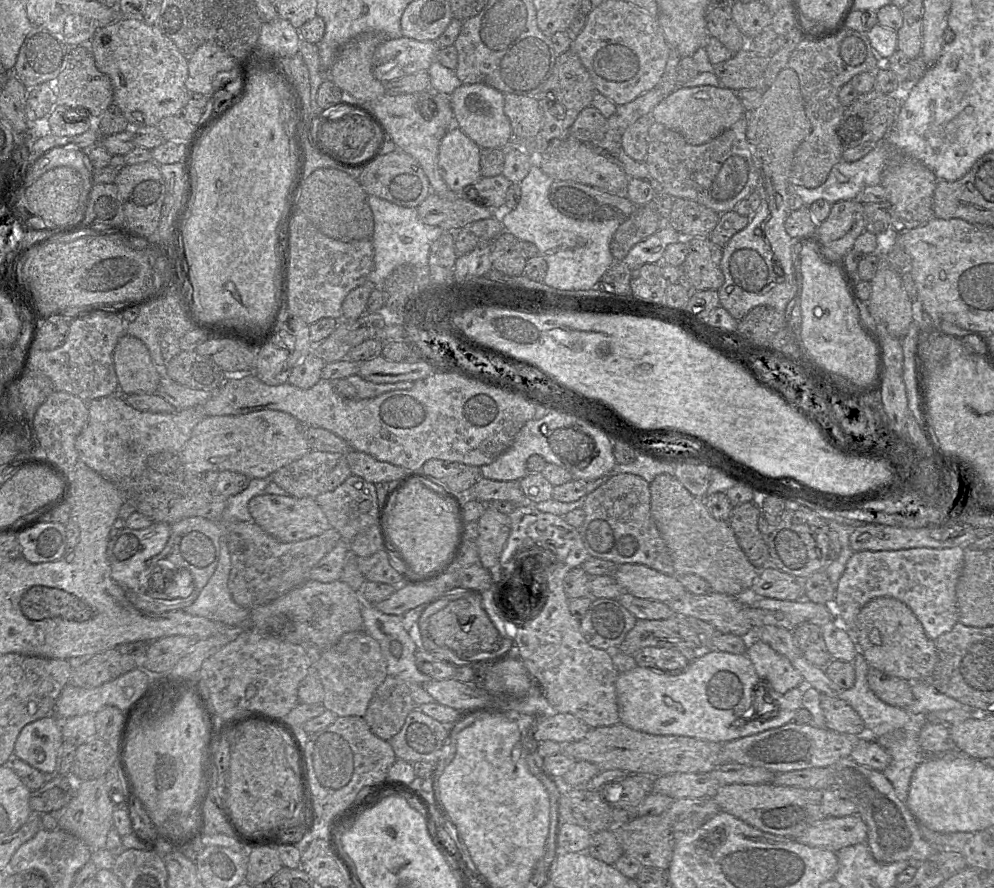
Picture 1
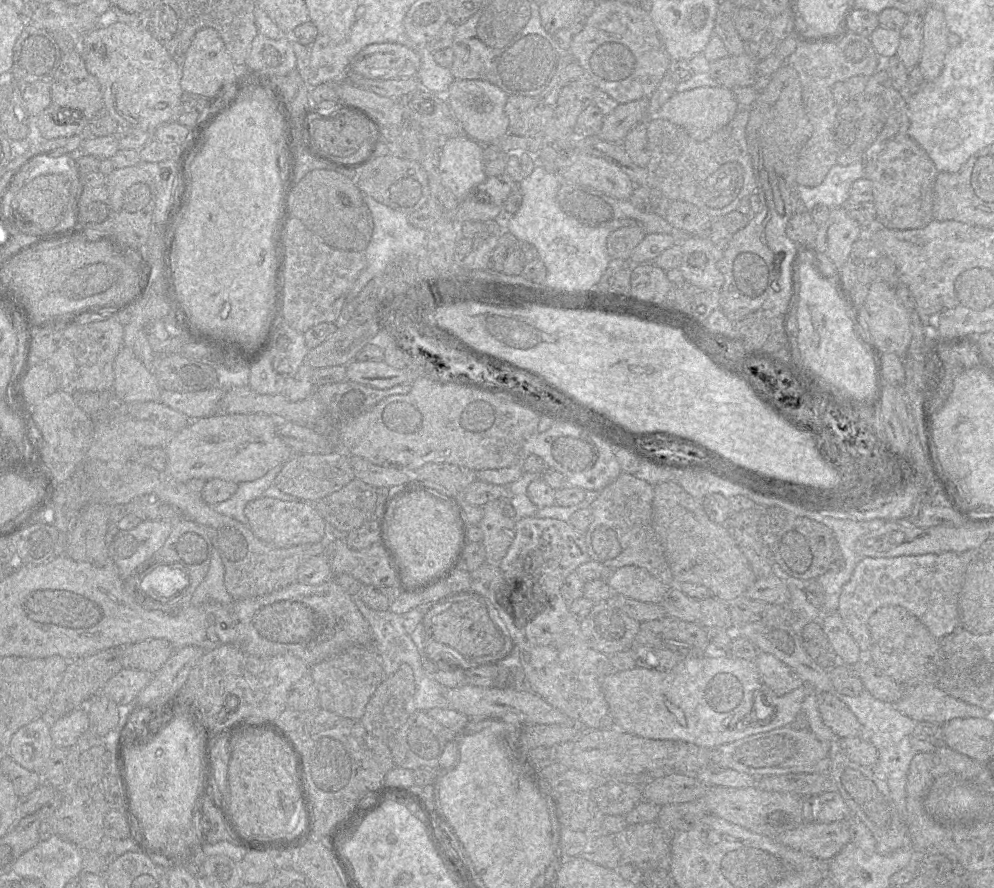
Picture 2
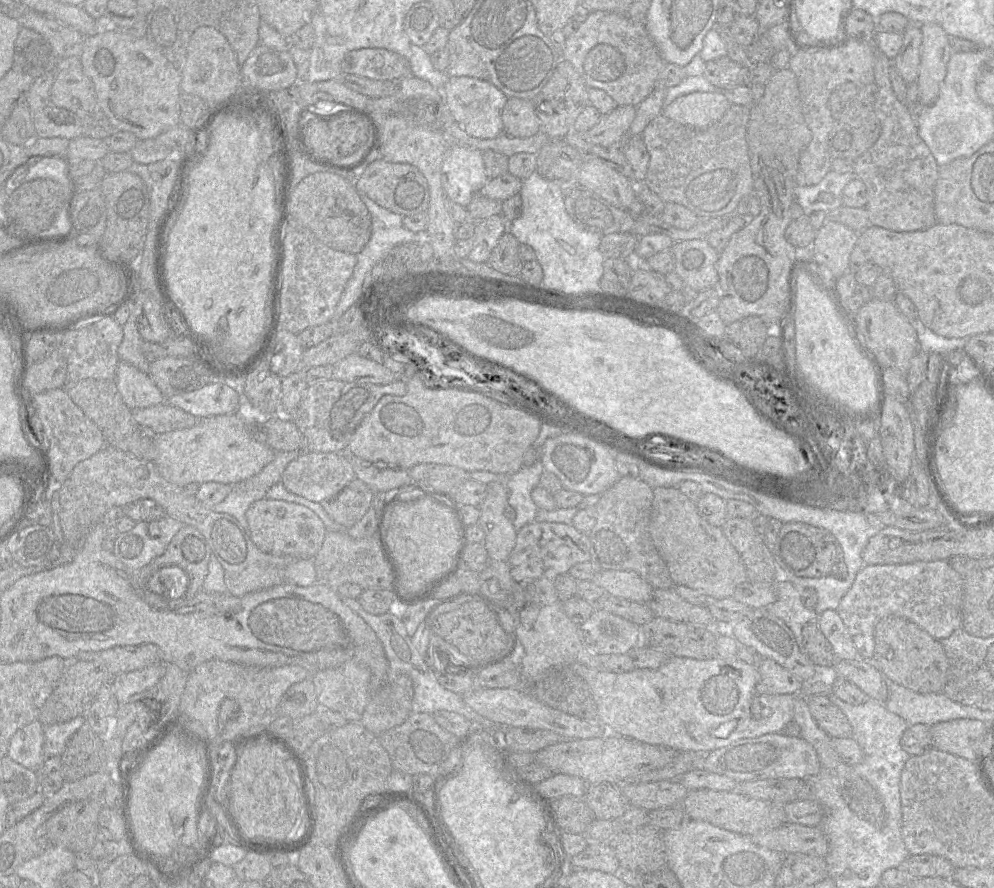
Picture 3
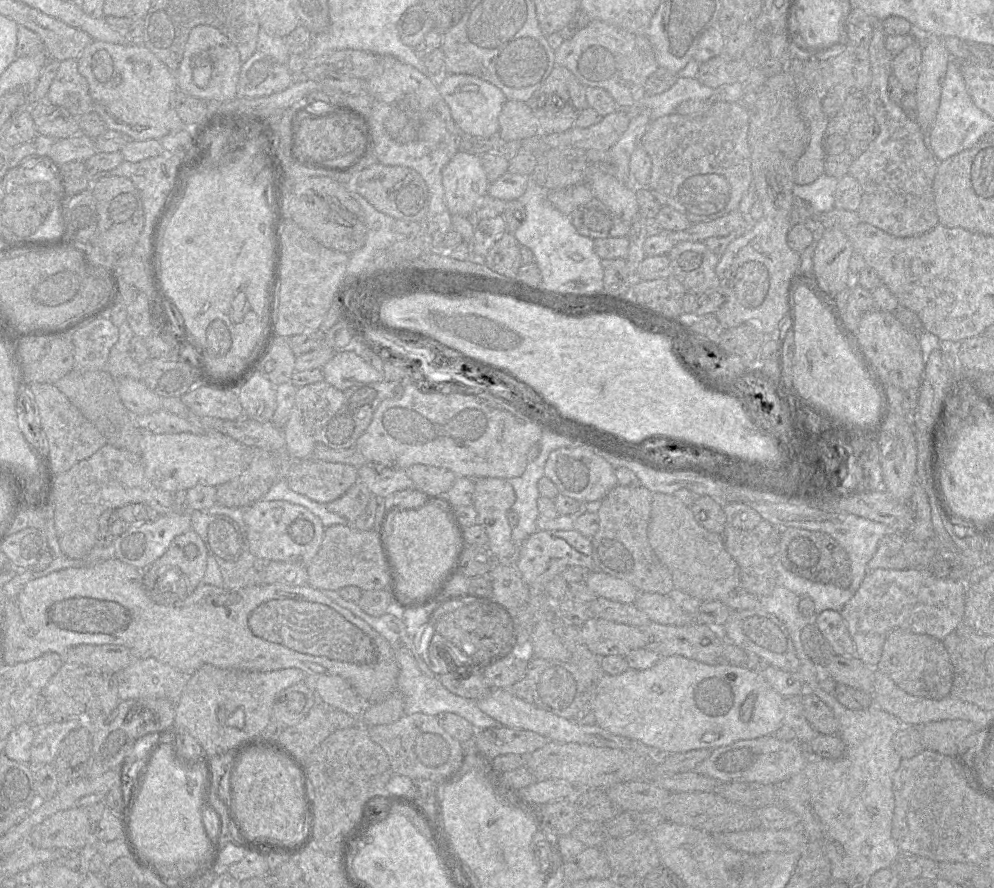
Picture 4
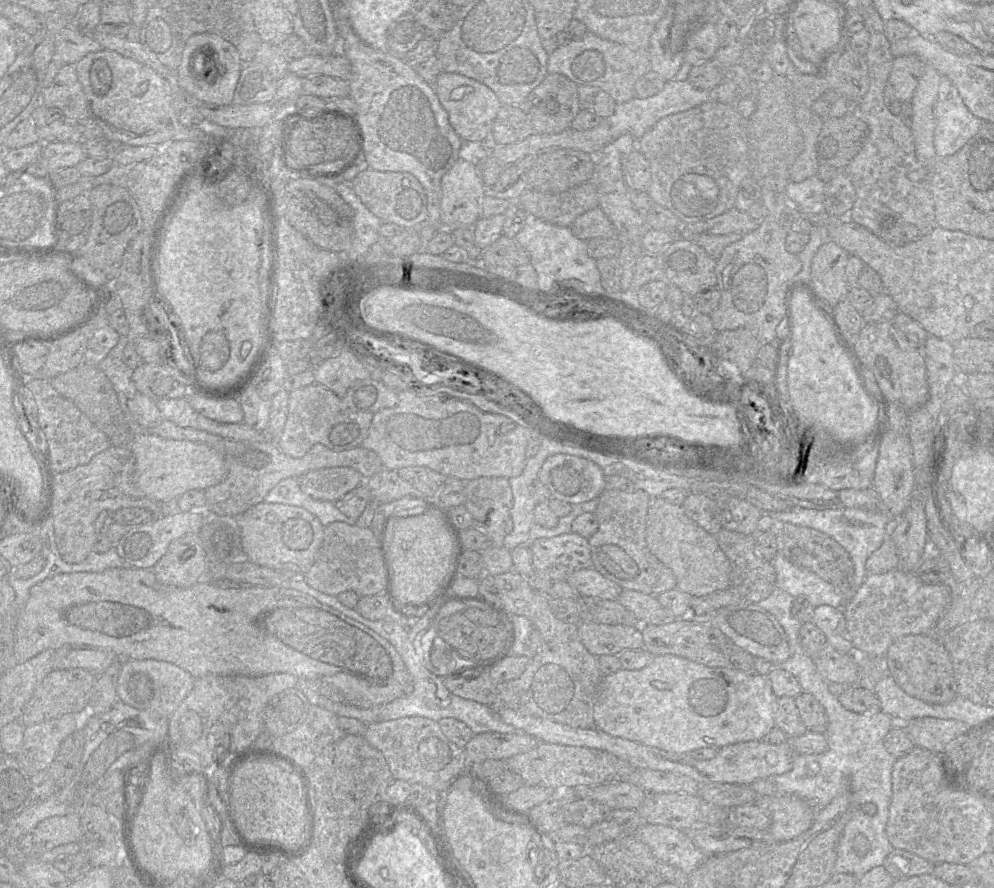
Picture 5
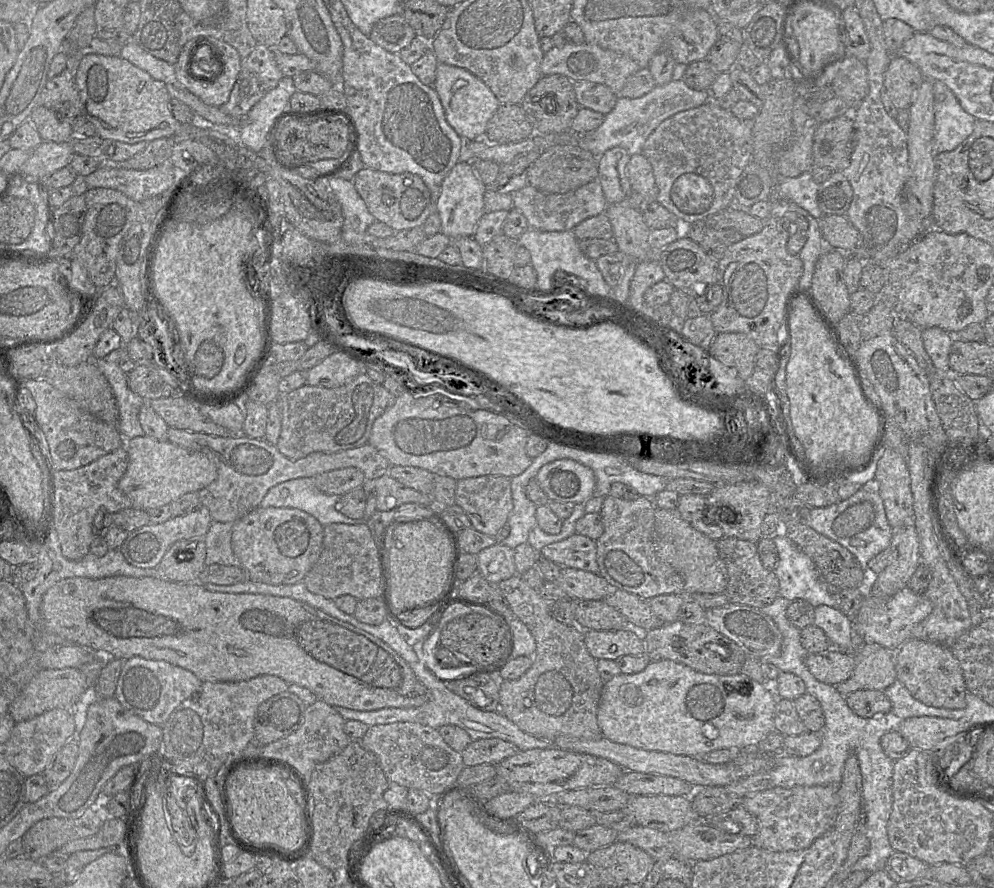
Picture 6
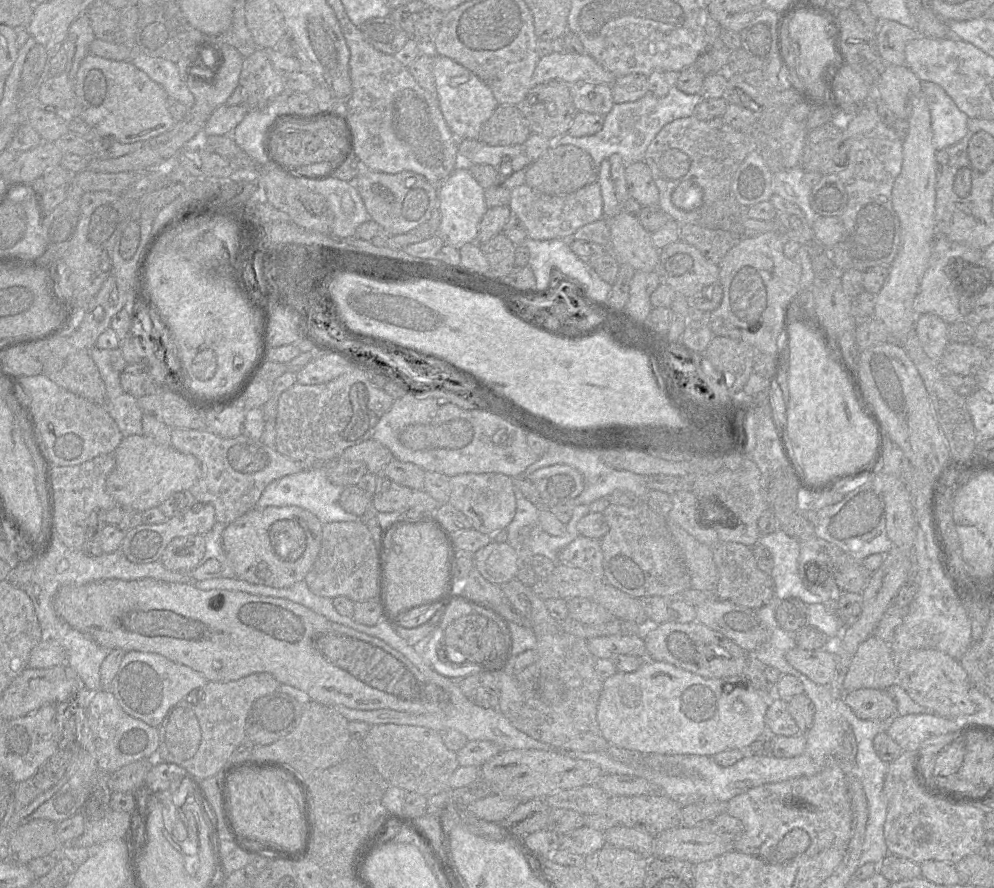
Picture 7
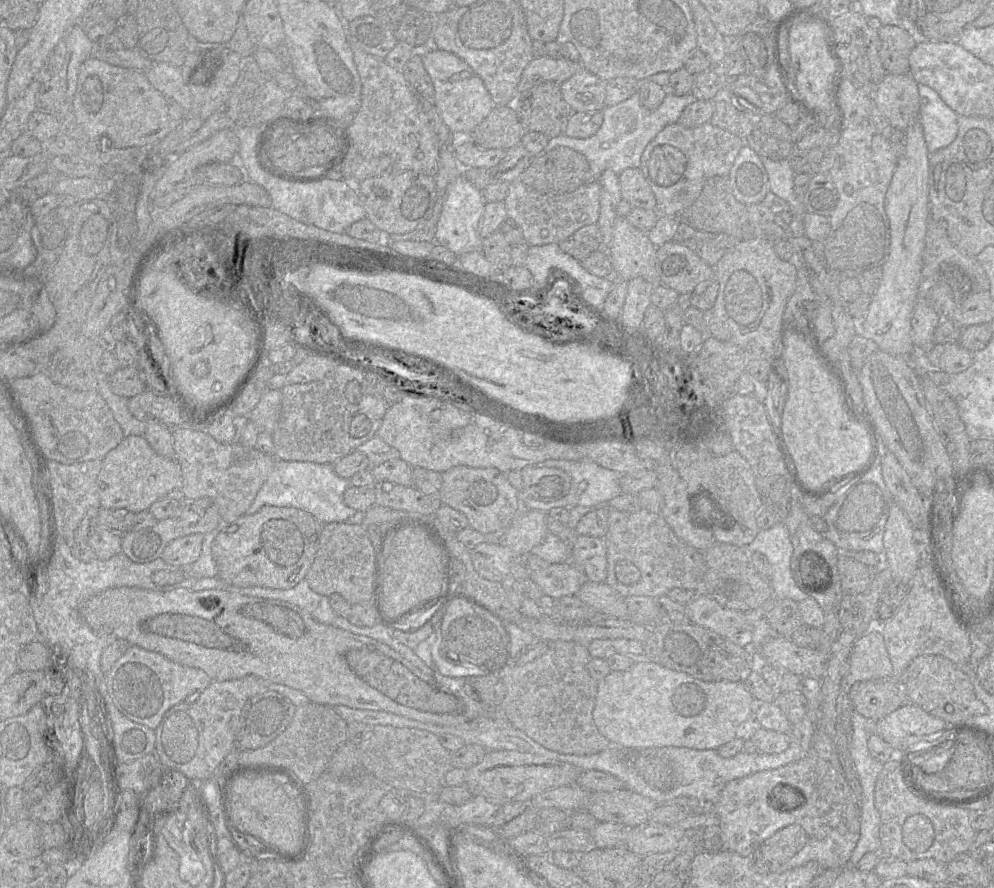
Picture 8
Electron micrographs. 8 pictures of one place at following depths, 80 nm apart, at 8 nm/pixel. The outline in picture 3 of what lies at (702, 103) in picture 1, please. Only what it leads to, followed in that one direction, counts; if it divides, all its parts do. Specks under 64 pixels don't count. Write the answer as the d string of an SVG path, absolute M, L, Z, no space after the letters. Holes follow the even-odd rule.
M723 91L693 92L676 98L662 114L681 124L704 130L721 119L731 103Z

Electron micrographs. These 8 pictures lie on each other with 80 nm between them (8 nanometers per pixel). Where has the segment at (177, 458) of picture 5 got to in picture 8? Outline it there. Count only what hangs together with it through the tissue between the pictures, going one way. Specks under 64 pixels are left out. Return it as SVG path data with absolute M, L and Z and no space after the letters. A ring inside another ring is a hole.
M131 435L111 449L103 458L97 478L98 494L102 508L122 508L132 513L148 510L157 500L166 496L175 488L181 488L181 469L174 458L157 454L144 436Z

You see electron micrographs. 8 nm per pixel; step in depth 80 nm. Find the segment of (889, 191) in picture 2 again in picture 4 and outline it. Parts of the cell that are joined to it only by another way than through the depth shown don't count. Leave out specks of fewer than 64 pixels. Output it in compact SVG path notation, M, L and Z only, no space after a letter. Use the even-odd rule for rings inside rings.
M870 17L872 35L868 45L870 59L871 82L867 90L866 109L874 117L879 133L868 148L849 165L849 172L861 187L861 203L857 209L863 223L873 225L895 237L918 236L930 231L938 222L933 194L933 181L937 172L938 161L931 150L924 144L923 134L916 123L911 121L899 105L894 104L888 97L888 78L892 74L893 56L885 48L885 33L882 30L882 20Z

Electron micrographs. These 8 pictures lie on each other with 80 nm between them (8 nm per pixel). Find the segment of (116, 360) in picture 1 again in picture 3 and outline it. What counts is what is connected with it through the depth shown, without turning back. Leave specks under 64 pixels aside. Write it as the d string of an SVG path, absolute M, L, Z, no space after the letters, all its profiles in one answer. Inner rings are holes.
M119 361L115 374L116 387L130 409L146 408L165 401L162 392L144 373L131 364Z

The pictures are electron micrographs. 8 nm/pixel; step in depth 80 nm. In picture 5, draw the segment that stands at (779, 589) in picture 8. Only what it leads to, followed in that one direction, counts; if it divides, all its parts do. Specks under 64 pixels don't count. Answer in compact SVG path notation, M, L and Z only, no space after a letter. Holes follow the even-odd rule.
M780 552L772 564L776 573L776 588L792 597L805 597L813 607L827 605L842 609L845 605L844 598L832 584L810 571L794 566Z

